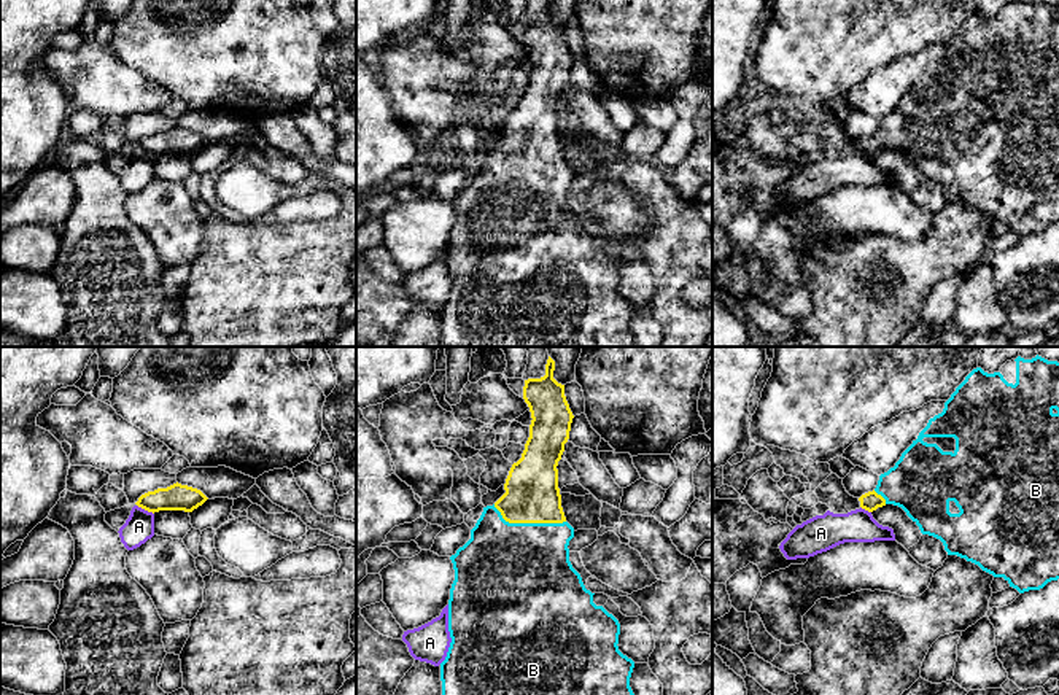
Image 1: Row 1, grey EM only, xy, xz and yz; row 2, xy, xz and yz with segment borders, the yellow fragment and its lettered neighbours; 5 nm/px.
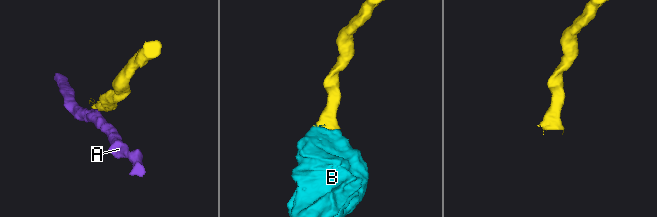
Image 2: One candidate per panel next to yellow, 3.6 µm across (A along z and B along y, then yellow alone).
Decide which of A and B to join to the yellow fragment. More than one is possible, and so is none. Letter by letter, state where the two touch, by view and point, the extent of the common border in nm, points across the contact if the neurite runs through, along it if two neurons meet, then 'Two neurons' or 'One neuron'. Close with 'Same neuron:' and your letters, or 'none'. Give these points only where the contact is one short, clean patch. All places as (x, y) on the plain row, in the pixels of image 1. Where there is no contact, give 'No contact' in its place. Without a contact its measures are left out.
A: Touches yellow at xy (145, 153). Shared border 100 nm. Boundary: xy (137, 148), (153, 158). Two neurons
B: Touches yellow at xz (528, 166). Shared border 380 nm. Path across: xz (531, 139), (528, 166), (515, 199), (515, 213). One neuron
Same neuron: B

